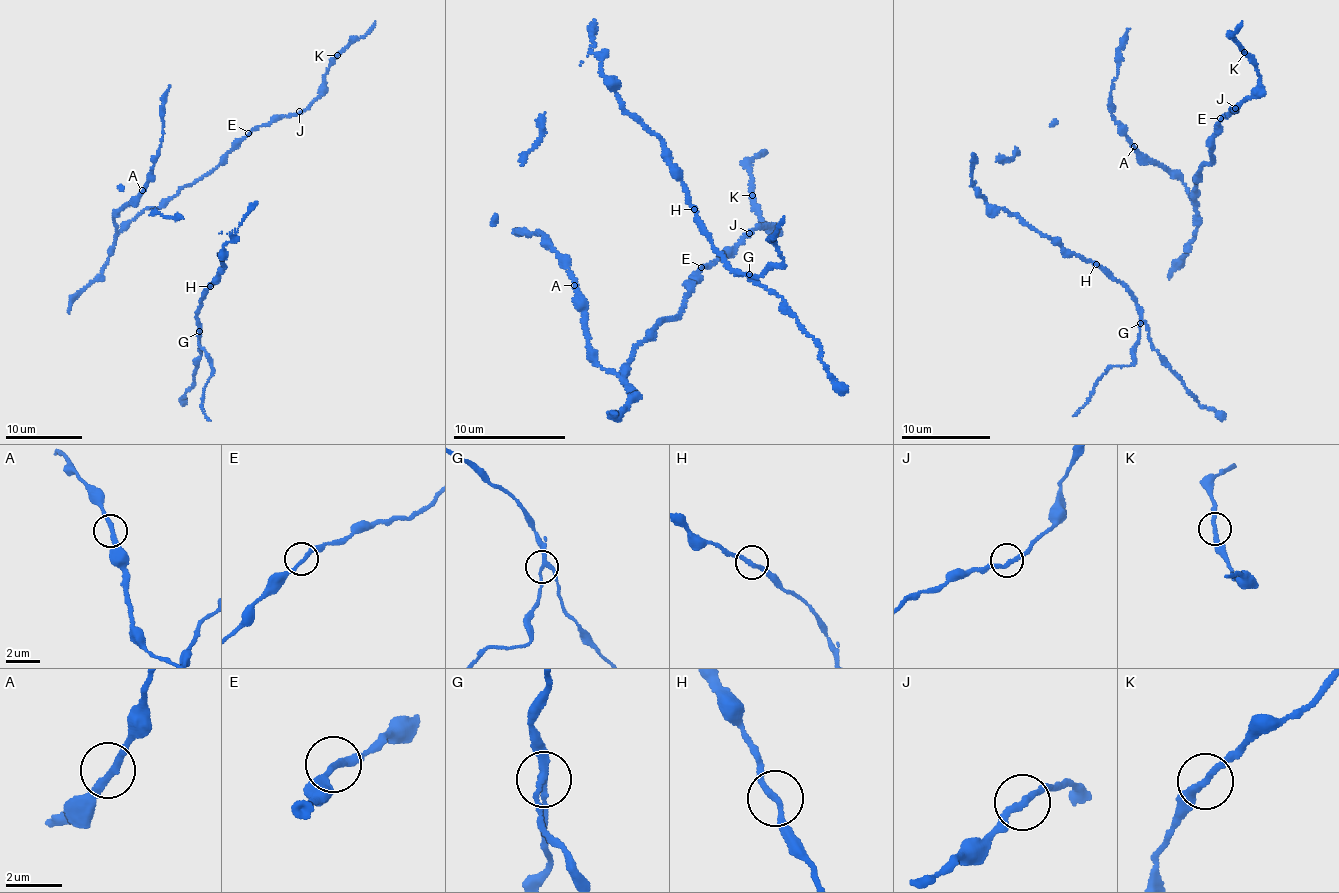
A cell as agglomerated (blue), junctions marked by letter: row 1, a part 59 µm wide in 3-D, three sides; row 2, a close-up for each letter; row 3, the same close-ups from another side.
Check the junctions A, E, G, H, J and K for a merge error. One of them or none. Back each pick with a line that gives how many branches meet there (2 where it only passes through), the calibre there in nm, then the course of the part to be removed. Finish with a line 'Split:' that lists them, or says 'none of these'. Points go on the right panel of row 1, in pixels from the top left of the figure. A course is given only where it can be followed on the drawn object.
G: Branches: 3. Thickness 200 nm. Course of the part to remove: (1141, 323), (1140, 338), (1129, 366), (1114, 366), (1097, 381), (1088, 401), (1073, 416)
Split: G

